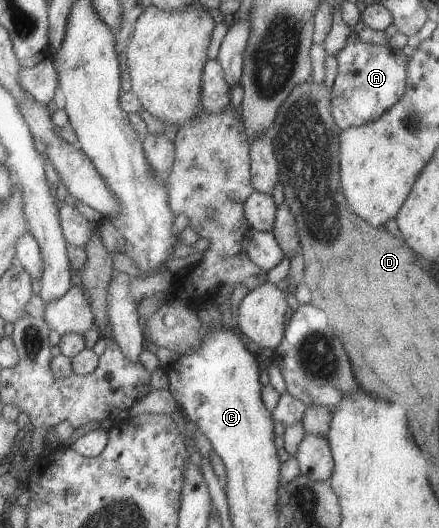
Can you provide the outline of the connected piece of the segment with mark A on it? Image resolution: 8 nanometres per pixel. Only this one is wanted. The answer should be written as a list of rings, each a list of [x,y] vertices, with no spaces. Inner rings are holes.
[[[352,31],[344,42],[344,48],[338,50],[334,57],[338,72],[330,92],[330,116],[340,130],[378,120],[405,92],[408,59],[401,50],[395,51],[388,46],[370,46]]]

